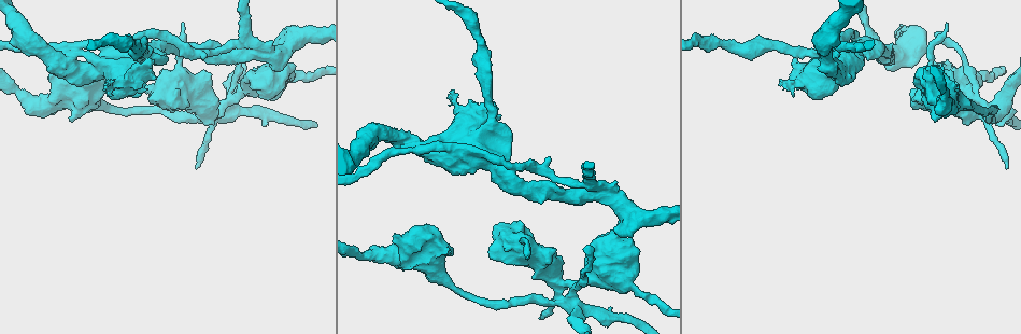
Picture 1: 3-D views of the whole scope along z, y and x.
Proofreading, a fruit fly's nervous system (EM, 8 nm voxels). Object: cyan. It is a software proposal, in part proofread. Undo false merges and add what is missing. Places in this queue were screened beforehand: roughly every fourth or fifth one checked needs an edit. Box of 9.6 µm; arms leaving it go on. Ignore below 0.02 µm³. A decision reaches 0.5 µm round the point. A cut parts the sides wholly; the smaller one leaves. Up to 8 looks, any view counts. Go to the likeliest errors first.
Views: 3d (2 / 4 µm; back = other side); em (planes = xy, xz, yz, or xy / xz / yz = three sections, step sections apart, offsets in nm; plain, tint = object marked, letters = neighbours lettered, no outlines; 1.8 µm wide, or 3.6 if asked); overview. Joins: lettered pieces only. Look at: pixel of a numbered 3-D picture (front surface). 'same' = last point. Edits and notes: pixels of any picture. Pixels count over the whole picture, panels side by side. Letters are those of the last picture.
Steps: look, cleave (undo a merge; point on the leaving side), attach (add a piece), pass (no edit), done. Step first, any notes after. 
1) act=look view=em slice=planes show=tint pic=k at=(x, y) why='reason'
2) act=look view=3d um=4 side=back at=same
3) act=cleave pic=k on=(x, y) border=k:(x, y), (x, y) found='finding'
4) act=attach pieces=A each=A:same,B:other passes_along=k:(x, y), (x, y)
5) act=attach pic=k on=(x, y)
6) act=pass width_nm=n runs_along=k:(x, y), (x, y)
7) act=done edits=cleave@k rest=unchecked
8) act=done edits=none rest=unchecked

act=look view=em slice=planes show=letters pic=1 at=(218, 120) why='abrupt turn'

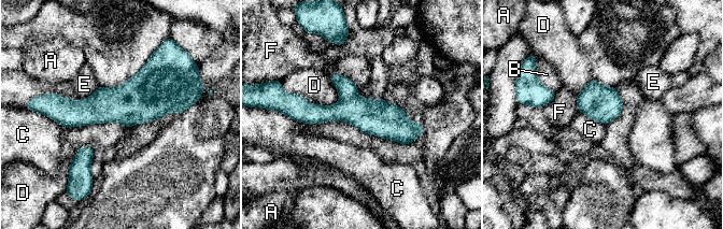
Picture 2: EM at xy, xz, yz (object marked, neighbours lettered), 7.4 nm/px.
act=cleave pic=2 on=(373, 116) width_nm=280 each=A:other,B:other,C:other,D:other,E:other,F:other part_leaving=2:(297, 109), (364, 113), (420, 131) found='a second neuron is stuck on'

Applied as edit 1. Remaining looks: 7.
act=look view=overview

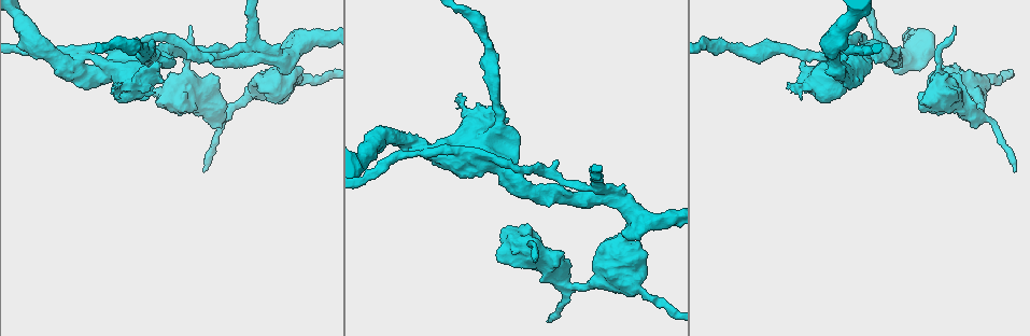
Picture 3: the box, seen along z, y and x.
act=look view=em slice=yz step=16 show=letters pic=3 at=(600, 198) why='branch point'

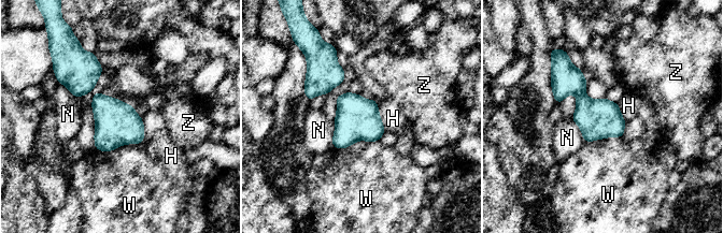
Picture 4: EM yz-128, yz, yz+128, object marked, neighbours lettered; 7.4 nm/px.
act=look view=em slice=planes show=letters at=same why='cut it another way'

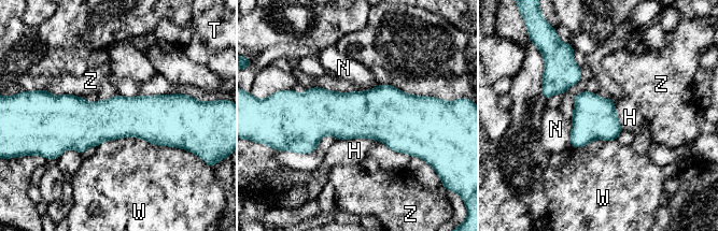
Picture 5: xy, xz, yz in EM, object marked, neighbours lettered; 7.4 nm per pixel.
act=pass width_nm=300 each=H:other,N:other,T:other,W:other,Z:other border=5:(335, 138), (356, 139) found='continuous, no second neuron'

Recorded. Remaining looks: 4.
act=look view=3d um=4 side=back pic=3 at=(128, 96) why='thick end'

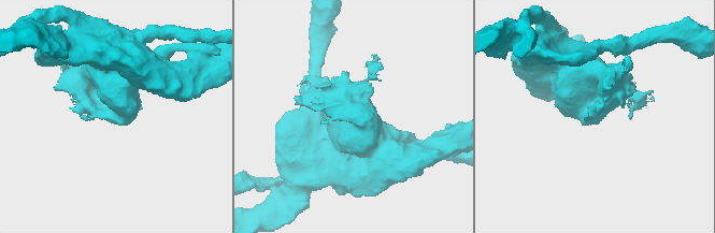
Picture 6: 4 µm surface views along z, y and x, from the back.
act=look view=em um=3.6 slice=xy step=4 show=letters pic=6 at=(111, 118)

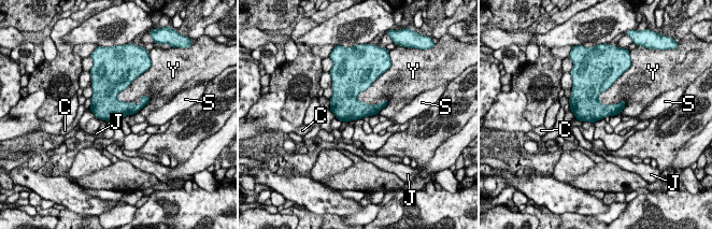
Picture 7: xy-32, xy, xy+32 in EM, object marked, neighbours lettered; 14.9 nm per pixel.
act=pass each=C:other,J:other,S:other,Y:other found='no lettered piece goes on from it'

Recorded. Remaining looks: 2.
act=done edits=cleave@2 rest=unchecked

